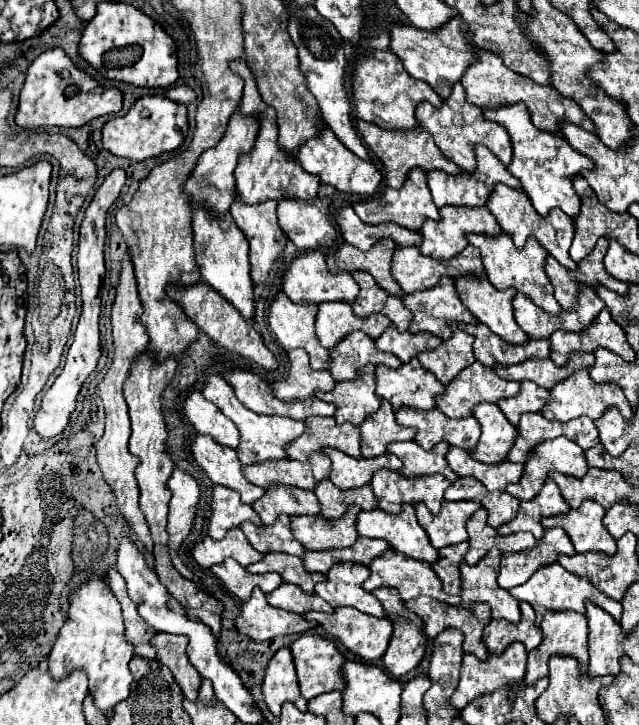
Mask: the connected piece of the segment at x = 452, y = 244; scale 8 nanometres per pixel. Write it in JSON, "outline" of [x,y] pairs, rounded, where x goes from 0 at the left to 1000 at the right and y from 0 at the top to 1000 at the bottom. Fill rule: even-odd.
{"outline":[[[693,286],[687,288],[690,294],[690,305],[665,305],[662,316],[659,316],[659,324],[662,324],[662,335],[656,341],[656,346],[668,354],[678,354],[678,357],[706,357],[712,352],[718,352],[718,346],[725,346],[734,332],[731,332],[731,324],[734,321],[750,321],[750,324],[781,324],[784,321],[784,313],[775,302],[775,297],[756,286],[756,288],[731,288],[731,286]]]}

